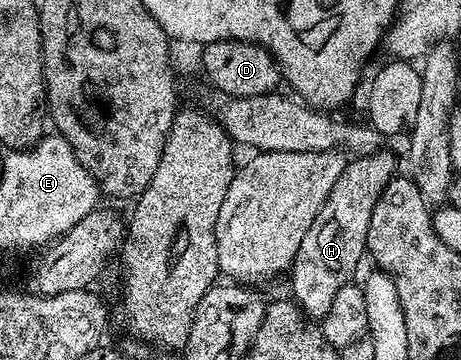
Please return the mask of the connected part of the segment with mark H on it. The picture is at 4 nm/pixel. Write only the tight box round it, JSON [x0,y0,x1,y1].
[289,149,398,321]

